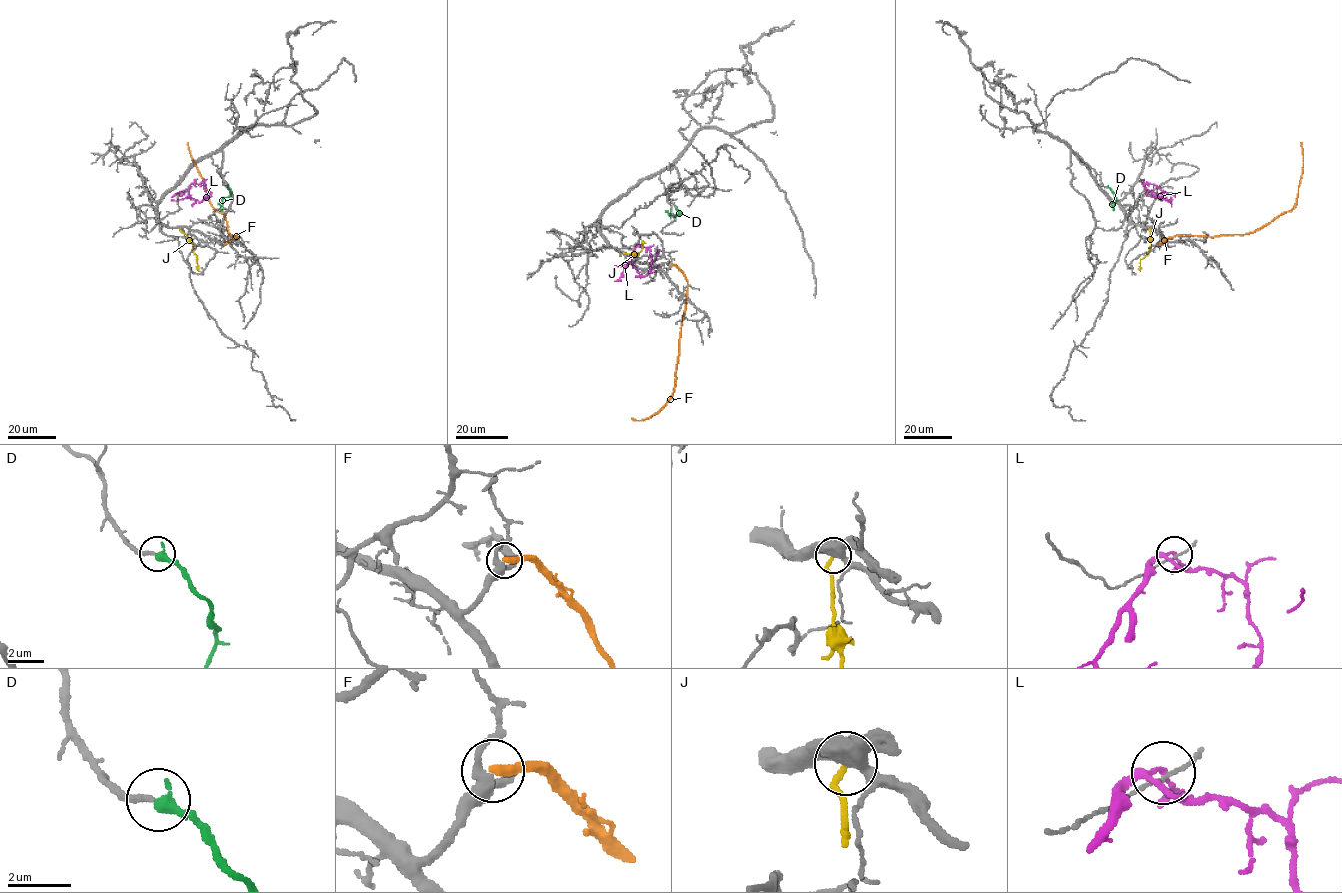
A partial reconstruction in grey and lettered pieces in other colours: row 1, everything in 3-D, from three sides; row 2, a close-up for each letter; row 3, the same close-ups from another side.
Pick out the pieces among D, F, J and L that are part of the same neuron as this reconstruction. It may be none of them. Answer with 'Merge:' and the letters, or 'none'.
Merge: D

